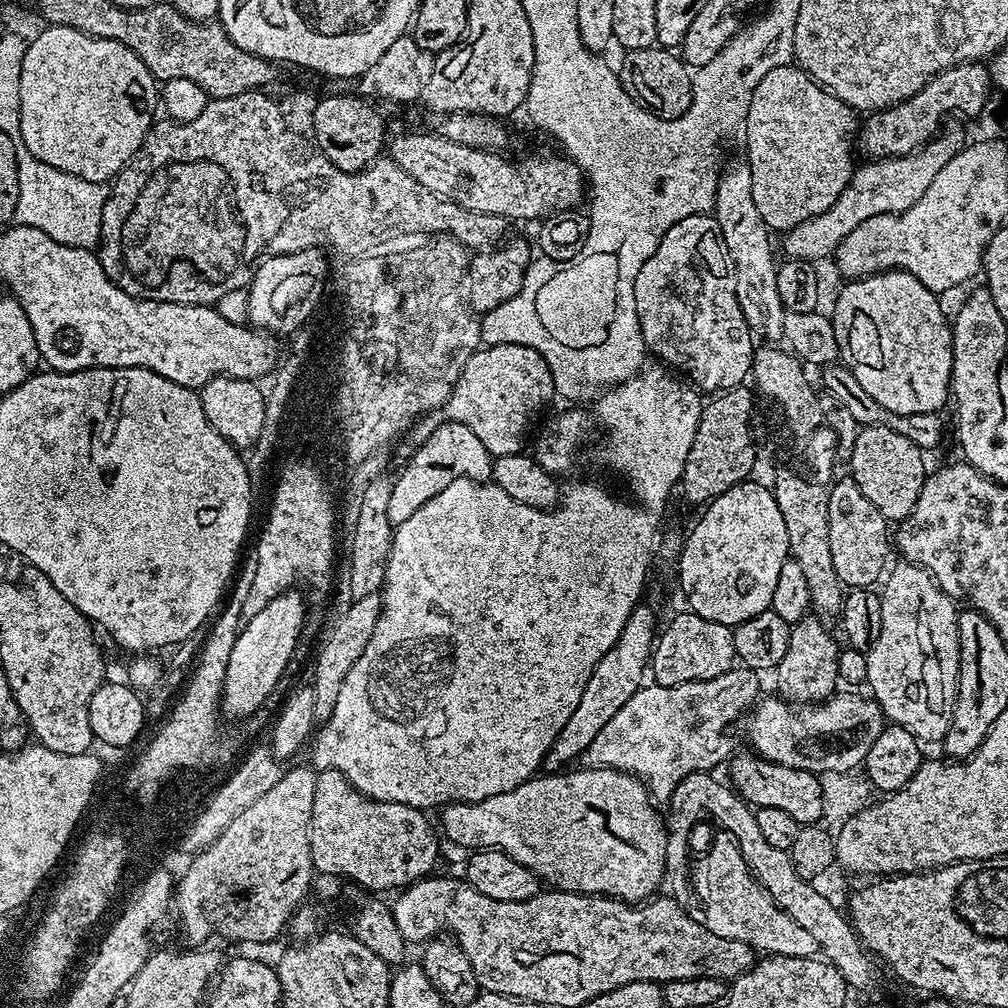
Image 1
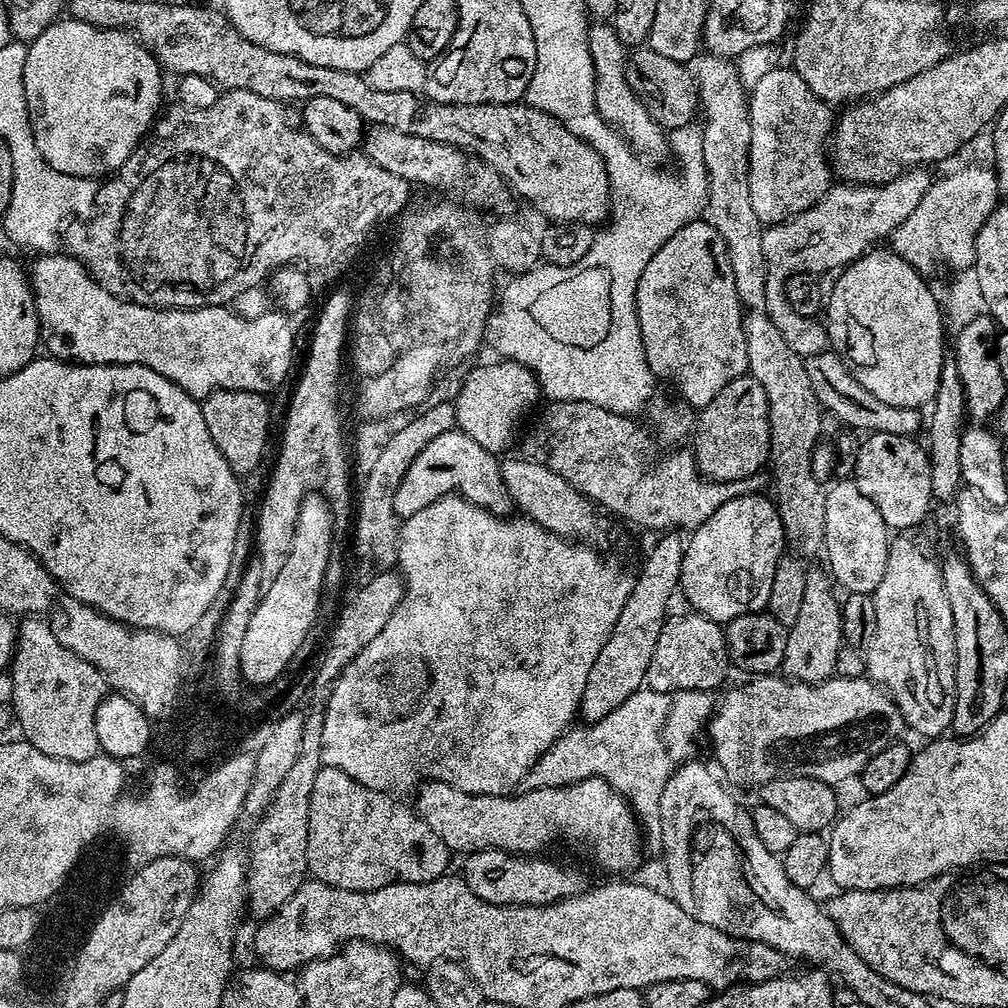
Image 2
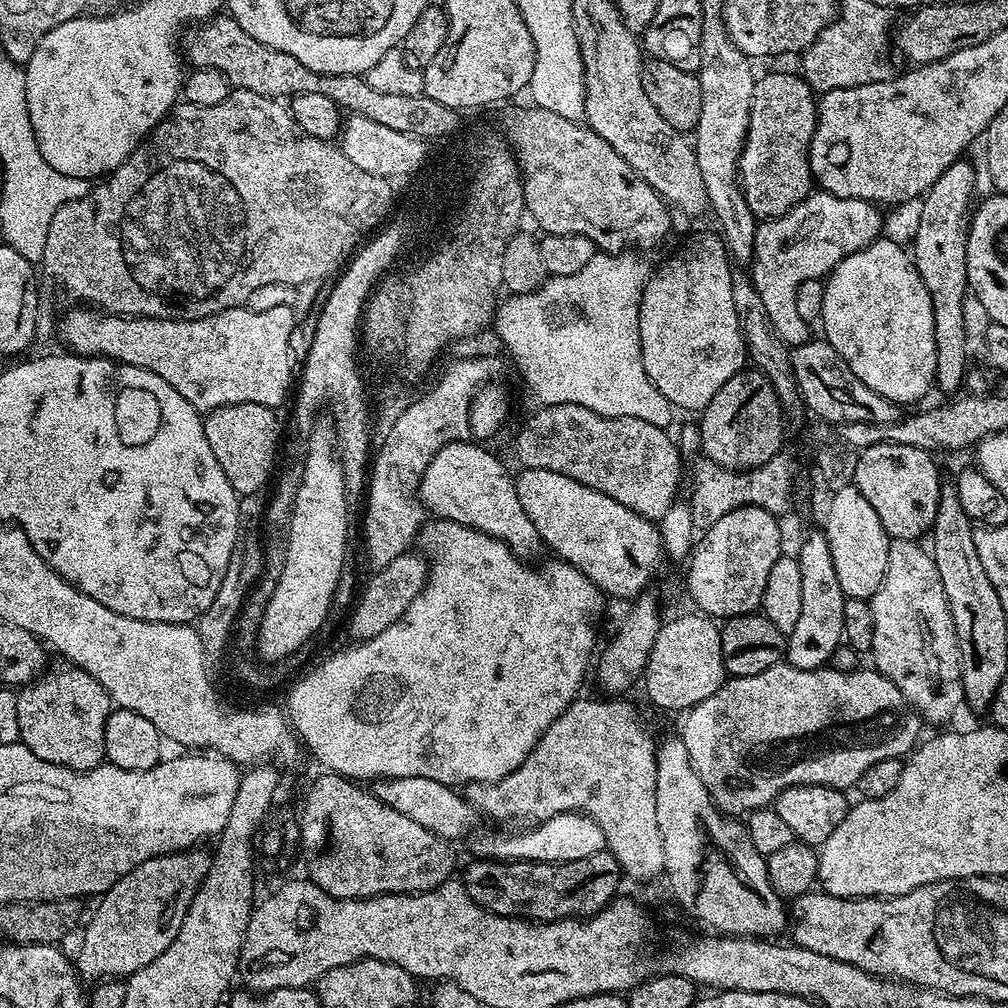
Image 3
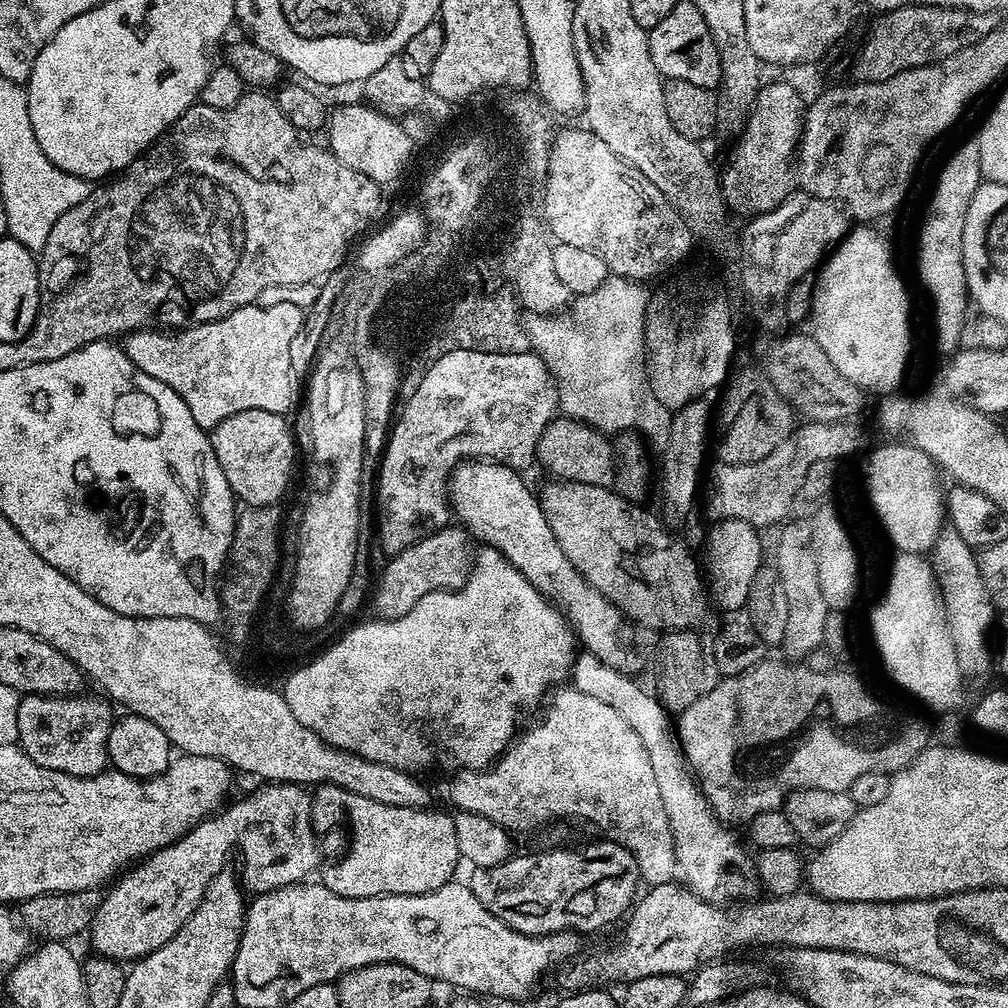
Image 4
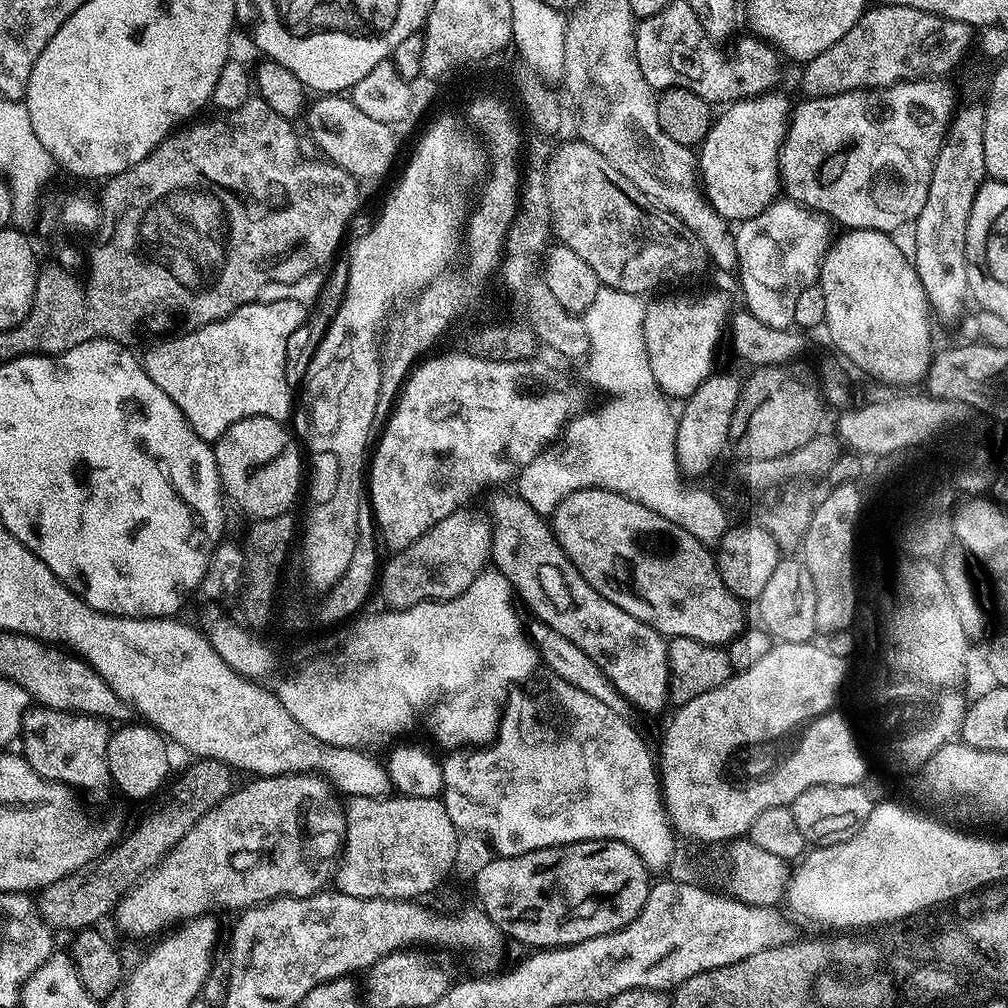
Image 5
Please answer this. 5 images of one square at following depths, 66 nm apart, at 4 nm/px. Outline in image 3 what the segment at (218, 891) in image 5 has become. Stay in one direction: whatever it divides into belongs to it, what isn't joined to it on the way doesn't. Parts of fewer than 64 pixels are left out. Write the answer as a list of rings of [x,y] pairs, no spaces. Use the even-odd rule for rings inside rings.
[[[189,850],[187,852],[172,852],[168,856],[155,856],[142,866],[130,870],[130,874],[121,876],[119,882],[109,892],[99,897],[100,905],[96,913],[83,925],[84,937],[80,940],[80,953],[74,956],[77,973],[85,981],[99,982],[105,978],[127,978],[133,976],[142,966],[150,966],[170,942],[178,934],[182,922],[186,918],[186,910],[190,910],[190,902],[198,890],[198,886],[206,878],[212,865],[211,855],[206,851]]]

